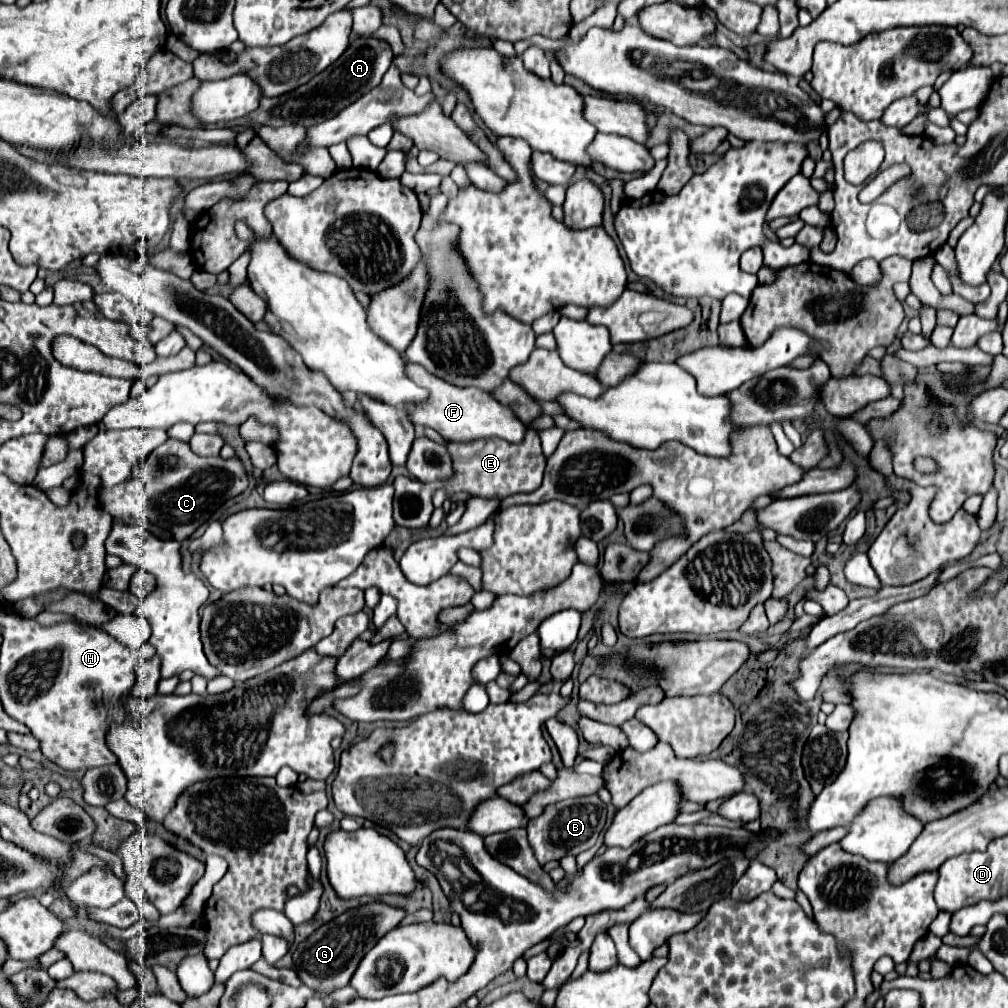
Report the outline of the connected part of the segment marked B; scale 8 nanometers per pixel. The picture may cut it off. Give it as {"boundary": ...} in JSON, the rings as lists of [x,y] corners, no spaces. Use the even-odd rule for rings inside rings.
{"boundary":[[[599,796],[569,798],[569,800],[547,806],[545,812],[539,818],[531,818],[531,822],[527,826],[529,844],[535,852],[537,862],[543,866],[555,858],[567,856],[571,852],[571,848],[573,848],[573,856],[577,856],[577,854],[589,850],[591,846],[595,846],[599,832],[605,826],[605,816],[607,816],[607,808],[599,800]]]}

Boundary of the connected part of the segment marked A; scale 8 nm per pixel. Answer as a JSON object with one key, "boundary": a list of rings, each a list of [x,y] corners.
{"boundary":[[[355,38],[351,40],[349,48],[339,56],[337,62],[333,62],[327,70],[311,78],[307,84],[277,98],[263,98],[261,106],[253,114],[249,114],[249,124],[273,126],[273,128],[289,126],[289,124],[307,126],[307,128],[315,126],[331,118],[333,114],[341,112],[369,90],[373,90],[381,82],[383,74],[389,70],[391,62],[393,62],[393,52],[389,50],[387,42],[381,42],[377,38]]]}

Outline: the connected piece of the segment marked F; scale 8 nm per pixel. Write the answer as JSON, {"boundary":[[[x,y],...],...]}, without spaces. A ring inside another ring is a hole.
{"boundary":[[[407,364],[407,372],[409,378],[413,378],[413,382],[429,390],[429,400],[425,402],[425,406],[409,406],[409,418],[413,424],[433,428],[449,442],[475,442],[479,438],[503,438],[513,444],[523,442],[527,426],[515,416],[515,412],[509,406],[497,402],[493,394],[477,388],[451,386],[445,380],[425,372],[419,364]]]}

